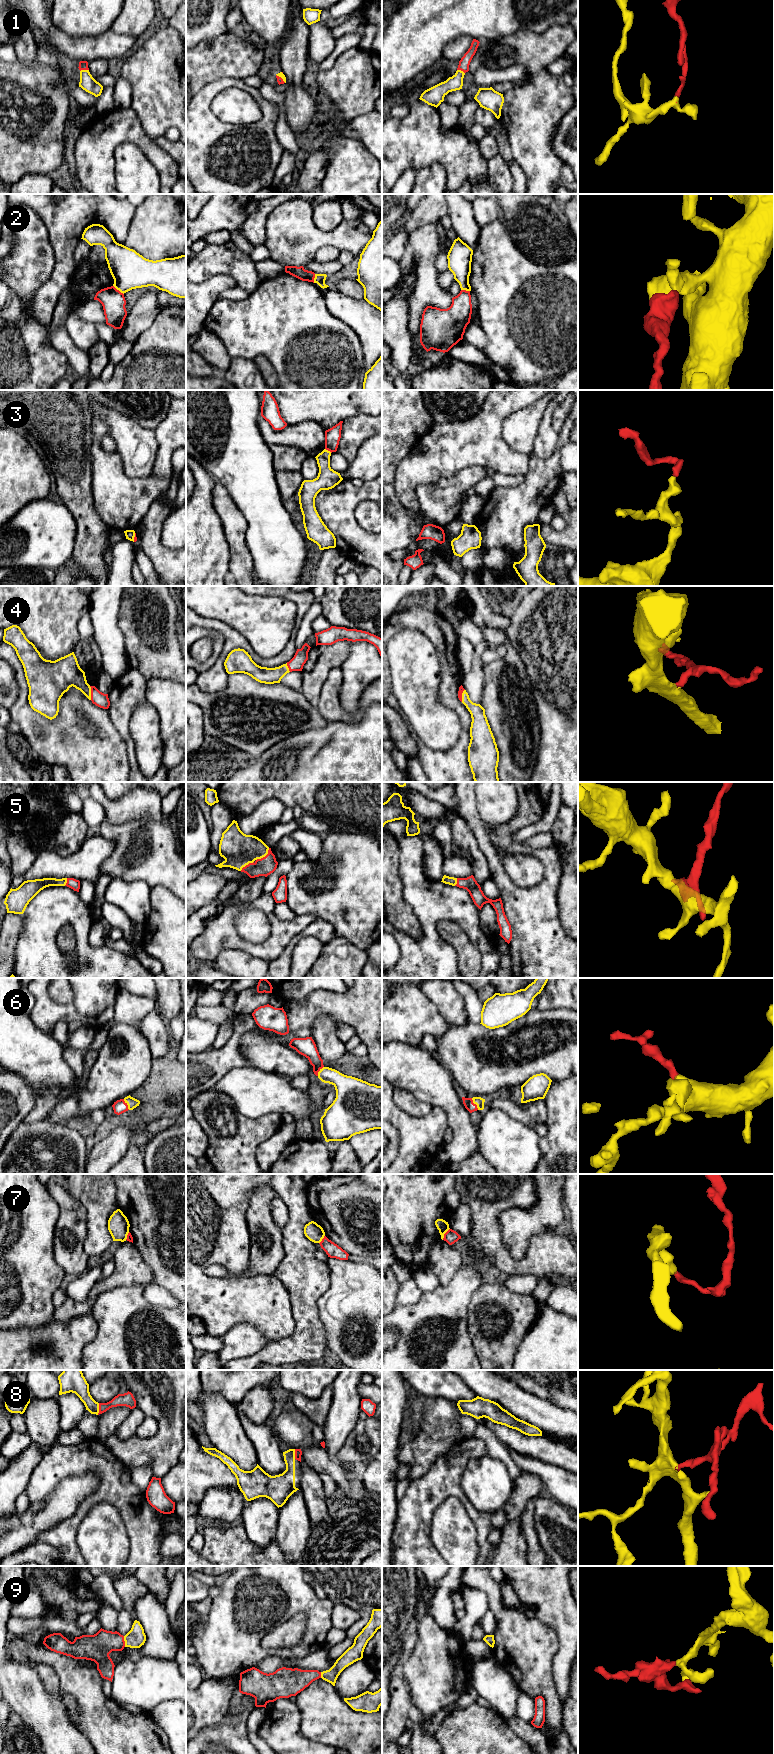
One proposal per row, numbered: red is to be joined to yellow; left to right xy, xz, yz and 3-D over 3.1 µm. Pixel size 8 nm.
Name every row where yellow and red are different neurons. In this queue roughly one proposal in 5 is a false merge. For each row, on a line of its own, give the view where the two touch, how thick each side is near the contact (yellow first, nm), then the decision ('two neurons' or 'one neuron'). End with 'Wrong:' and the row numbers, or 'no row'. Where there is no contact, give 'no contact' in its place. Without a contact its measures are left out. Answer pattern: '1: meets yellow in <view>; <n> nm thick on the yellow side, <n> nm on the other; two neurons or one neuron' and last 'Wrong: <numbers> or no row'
1: meets yellow in xy; 120 nm thick on the yellow side, 80 nm on the other; one neuron
2: meets yellow in xy; 300 nm thick on the yellow side, 190 nm on the other; two neurons
3: meets yellow in xz; 170 nm thick on the yellow side, 130 nm on the other; two neurons
4: meets yellow in xy; 220 nm thick on the yellow side, 120 nm on the other; one neuron
5: meets yellow in xz; 280 nm thick on the yellow side, 150 nm on the other; one neuron
6: meets yellow in yz; 70 nm thick on the yellow side, 80 nm on the other; one neuron
7: meets yellow in yz; 90 nm thick on the yellow side, 110 nm on the other; two neurons
8: meets yellow in xy; 140 nm thick on the yellow side, 110 nm on the other; one neuron
9: meets yellow in xy; 160 nm thick on the yellow side, 220 nm on the other; one neuron
Wrong: 2, 3, 7

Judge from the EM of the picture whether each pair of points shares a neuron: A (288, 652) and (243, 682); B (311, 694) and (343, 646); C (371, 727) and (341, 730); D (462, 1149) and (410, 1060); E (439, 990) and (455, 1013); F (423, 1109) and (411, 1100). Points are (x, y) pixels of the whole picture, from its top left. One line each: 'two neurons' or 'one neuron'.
A: two neurons
B: one neuron
C: one neuron
D: one neuron
E: one neuron
F: one neuron

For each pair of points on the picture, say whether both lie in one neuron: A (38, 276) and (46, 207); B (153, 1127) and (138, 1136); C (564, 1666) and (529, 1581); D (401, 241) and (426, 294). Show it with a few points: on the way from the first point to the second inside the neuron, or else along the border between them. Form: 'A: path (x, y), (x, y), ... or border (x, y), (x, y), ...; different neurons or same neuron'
A: border (33, 209), (45, 226), (48, 242), (52, 247); different neurons
B: path (149, 1130), (142, 1135); same neuron
C: path (566, 1645), (566, 1618), (550, 1602); same neuron
D: border (411, 234), (405, 246), (403, 256), (399, 261); different neurons

